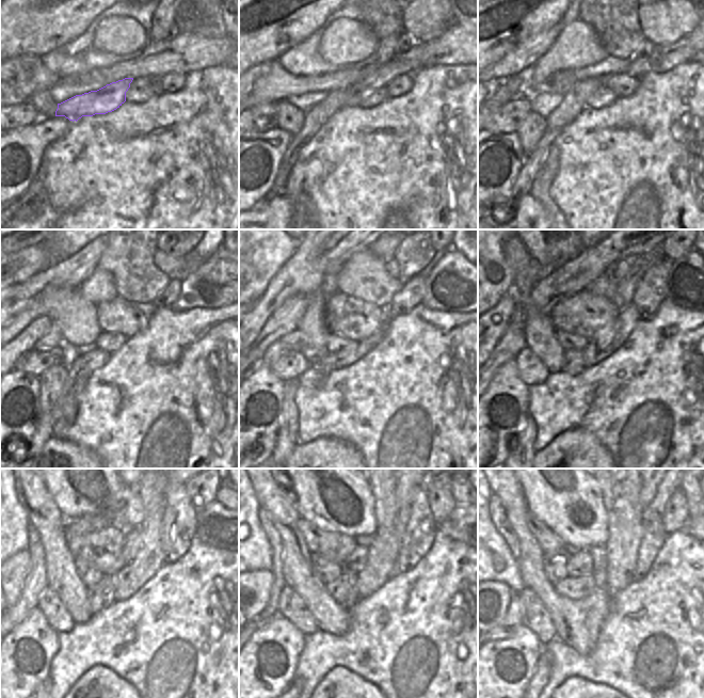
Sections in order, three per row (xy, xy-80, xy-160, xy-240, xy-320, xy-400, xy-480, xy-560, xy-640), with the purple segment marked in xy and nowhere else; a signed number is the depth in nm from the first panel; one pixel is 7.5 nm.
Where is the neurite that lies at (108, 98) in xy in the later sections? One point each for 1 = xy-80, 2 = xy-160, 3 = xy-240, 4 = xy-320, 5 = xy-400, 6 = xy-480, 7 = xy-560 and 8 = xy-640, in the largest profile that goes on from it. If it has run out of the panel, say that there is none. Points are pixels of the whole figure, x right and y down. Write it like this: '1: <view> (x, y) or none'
1: xy-80 (410, 62)
2: xy-160 (665, 57)
3: xy-240 (216, 283)
4: xy-320 (456, 285)
5: xy-400 (692, 285)
6: xy-480 (217, 526)
7: xy-560 (456, 526)
8: xy-640 (694, 526)

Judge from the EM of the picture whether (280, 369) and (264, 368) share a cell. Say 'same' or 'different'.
different

